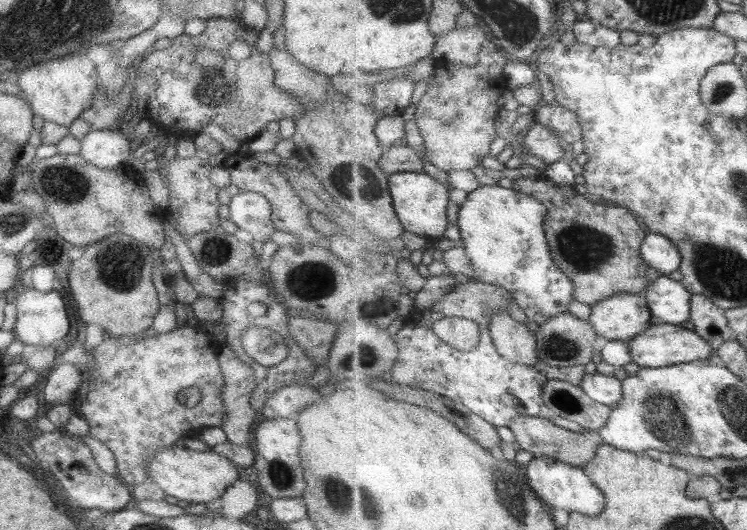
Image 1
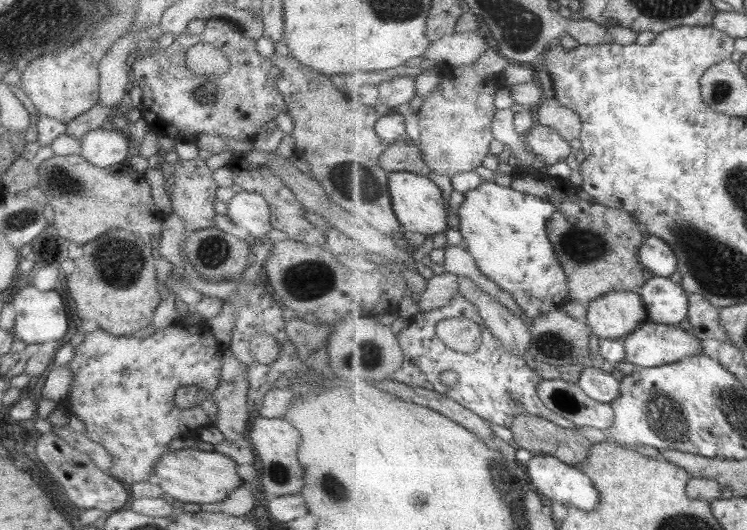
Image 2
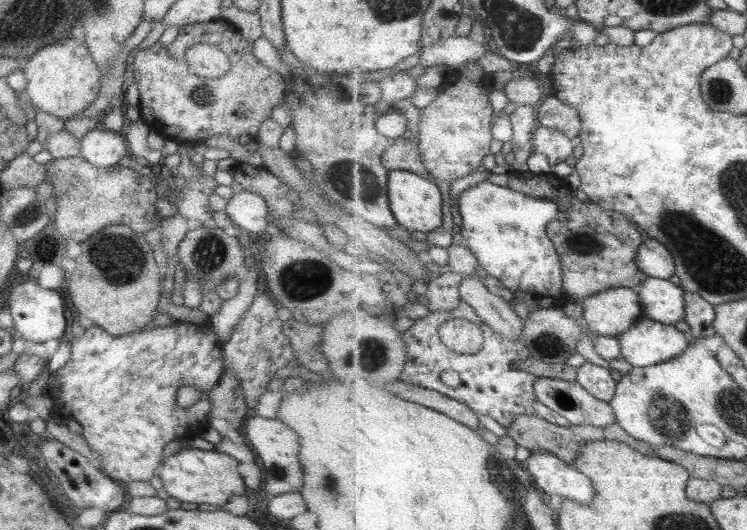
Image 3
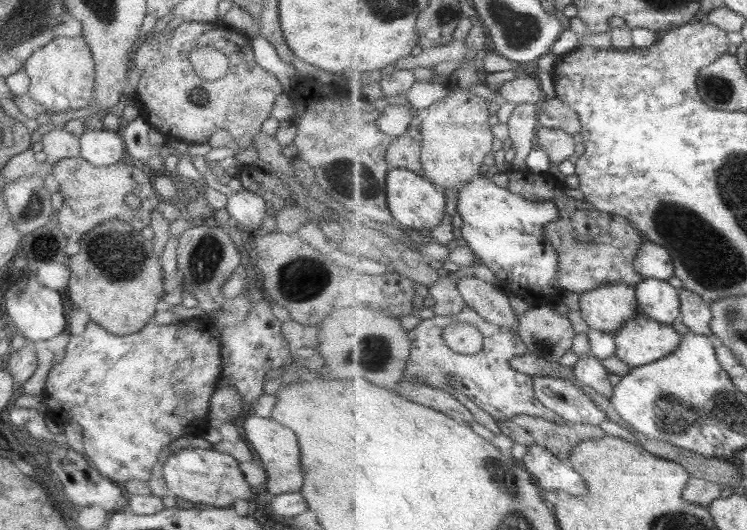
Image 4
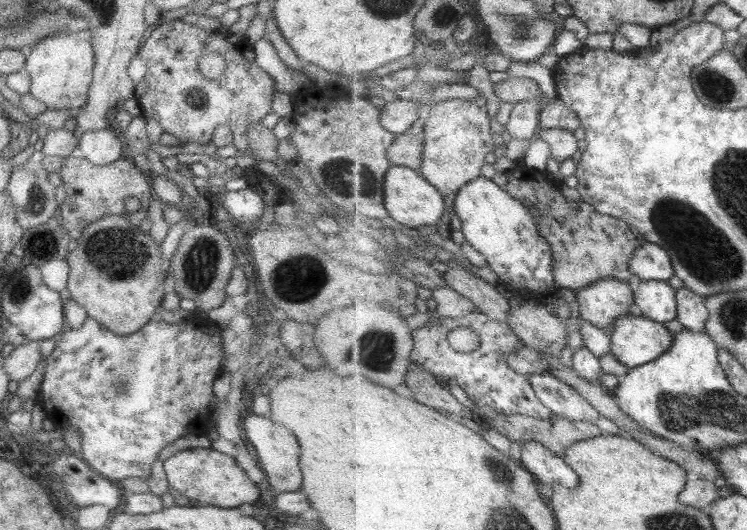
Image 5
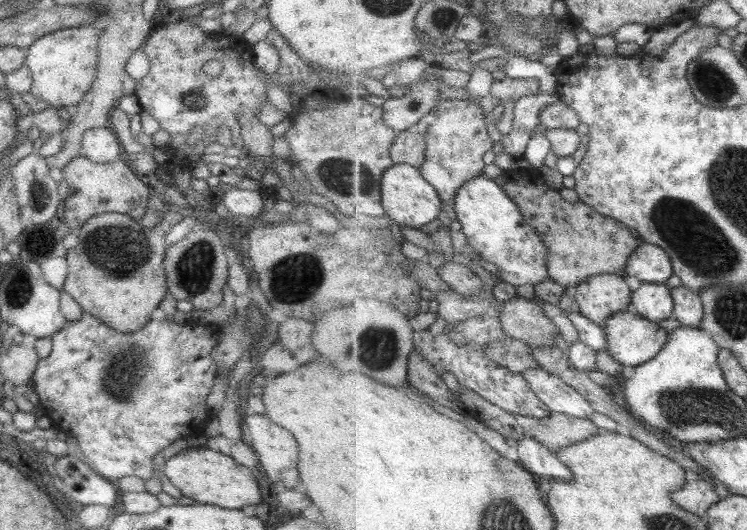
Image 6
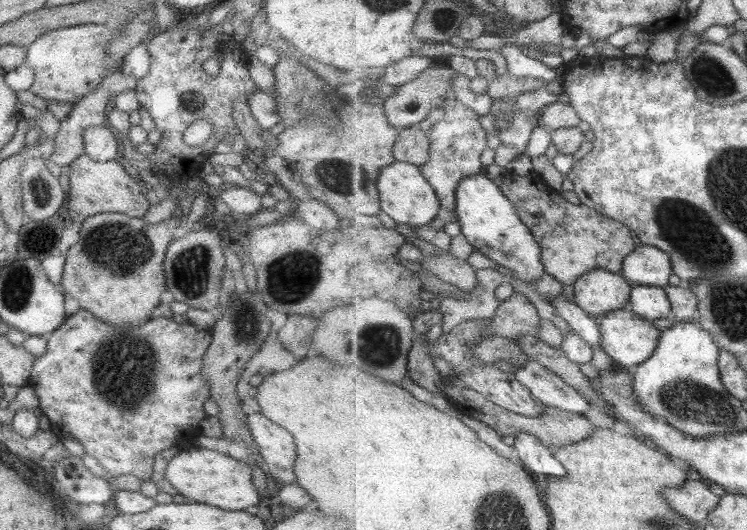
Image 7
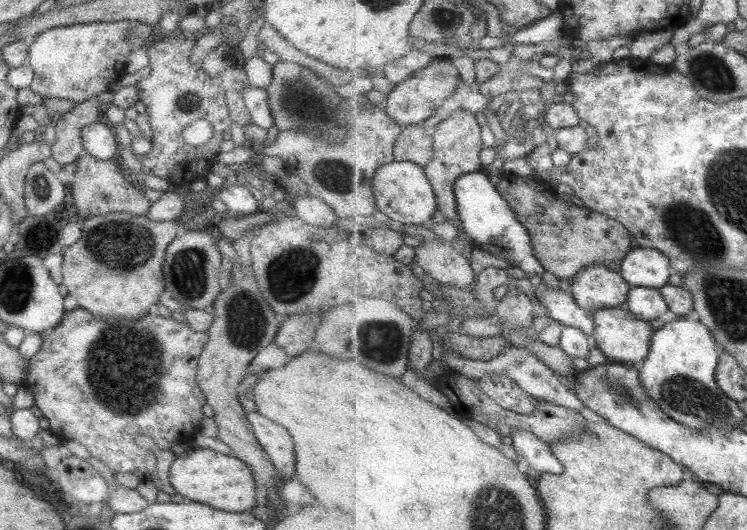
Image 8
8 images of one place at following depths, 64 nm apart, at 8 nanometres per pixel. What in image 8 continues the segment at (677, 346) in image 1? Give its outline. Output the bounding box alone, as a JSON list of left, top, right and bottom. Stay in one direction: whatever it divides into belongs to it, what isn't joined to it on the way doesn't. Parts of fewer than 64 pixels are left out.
[594,307,657,365]

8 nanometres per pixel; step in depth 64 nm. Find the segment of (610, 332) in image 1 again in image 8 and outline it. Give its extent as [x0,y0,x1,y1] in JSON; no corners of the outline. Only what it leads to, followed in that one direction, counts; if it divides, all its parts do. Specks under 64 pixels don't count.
[572,264,633,312]

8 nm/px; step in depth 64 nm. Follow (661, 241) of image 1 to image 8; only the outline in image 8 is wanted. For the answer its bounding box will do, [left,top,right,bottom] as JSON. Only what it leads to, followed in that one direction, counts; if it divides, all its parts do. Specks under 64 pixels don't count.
[621,246,674,289]

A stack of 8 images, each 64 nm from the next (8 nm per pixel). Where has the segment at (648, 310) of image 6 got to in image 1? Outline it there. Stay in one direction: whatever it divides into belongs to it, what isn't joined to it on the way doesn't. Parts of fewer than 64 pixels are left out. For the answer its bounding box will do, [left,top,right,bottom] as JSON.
[644,275,693,324]

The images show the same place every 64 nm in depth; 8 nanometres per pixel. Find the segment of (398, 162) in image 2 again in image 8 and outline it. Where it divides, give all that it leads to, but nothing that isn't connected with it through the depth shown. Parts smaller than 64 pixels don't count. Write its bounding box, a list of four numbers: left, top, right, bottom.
[397,126,435,167]

